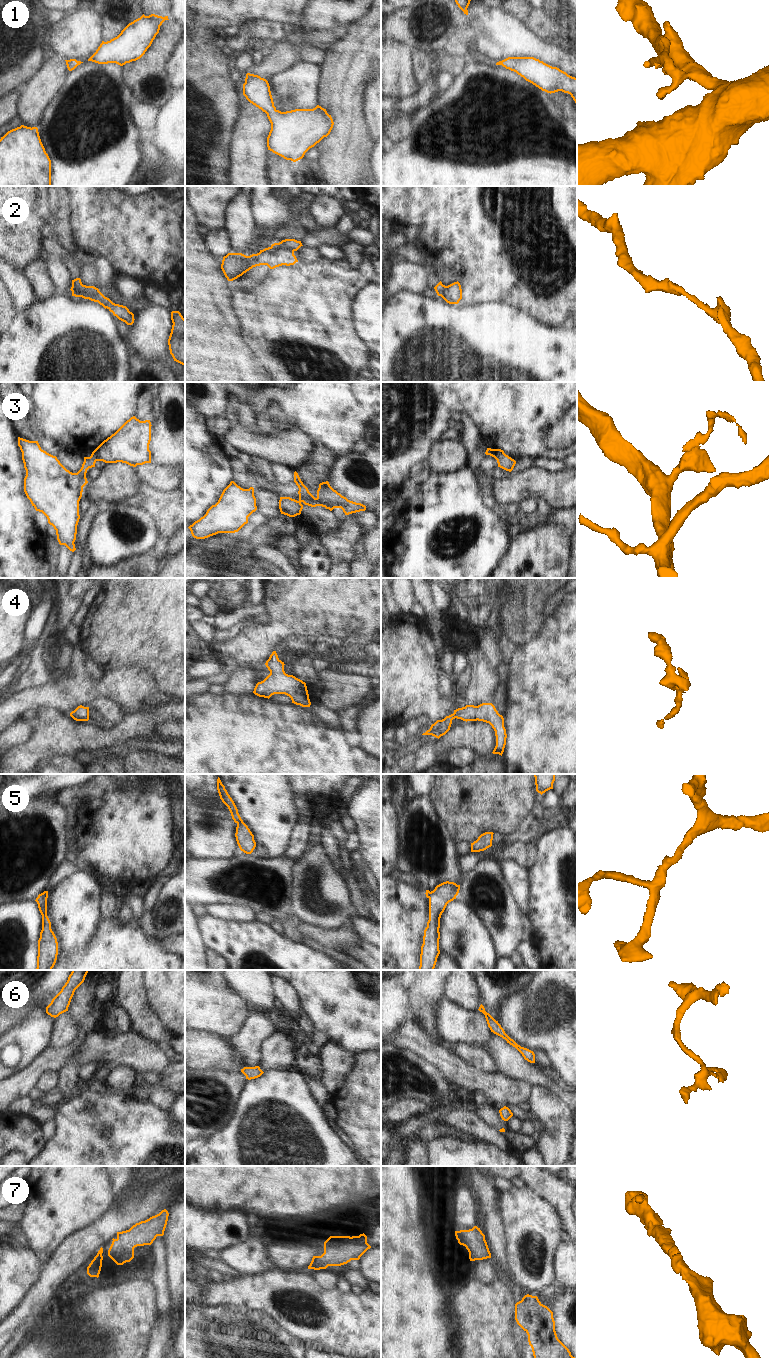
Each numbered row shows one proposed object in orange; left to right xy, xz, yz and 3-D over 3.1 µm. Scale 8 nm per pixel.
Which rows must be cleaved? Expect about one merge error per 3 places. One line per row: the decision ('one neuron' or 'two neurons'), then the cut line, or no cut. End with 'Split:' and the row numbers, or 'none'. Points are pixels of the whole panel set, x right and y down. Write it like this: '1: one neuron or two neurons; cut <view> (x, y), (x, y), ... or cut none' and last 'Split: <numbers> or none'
1: one neuron; cut none
2: two neurons; cut xy (72, 283), (72, 289), (75, 293), (88, 296), (95, 301)
3: one neuron; cut none
4: one neuron; cut none
5: two neurons; cut xz (242, 821), (237, 824)
6: one neuron; cut none
7: one neuron; cut none
Split: 2, 5

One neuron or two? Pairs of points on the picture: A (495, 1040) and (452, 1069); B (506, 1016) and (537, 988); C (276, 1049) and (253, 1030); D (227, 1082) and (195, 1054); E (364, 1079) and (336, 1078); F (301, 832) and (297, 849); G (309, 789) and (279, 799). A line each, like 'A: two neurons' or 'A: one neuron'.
A: two neurons
B: one neuron
C: two neurons
D: two neurons
E: two neurons
F: one neuron
G: two neurons

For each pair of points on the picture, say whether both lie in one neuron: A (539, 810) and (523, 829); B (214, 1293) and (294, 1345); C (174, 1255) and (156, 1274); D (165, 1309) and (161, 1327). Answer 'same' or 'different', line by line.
A: same
B: different
C: different
D: different

